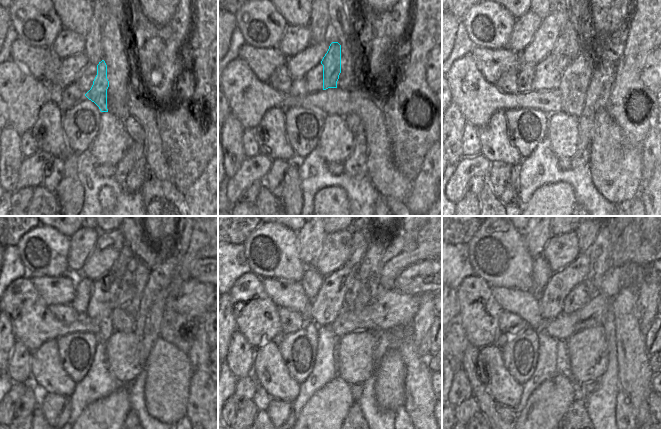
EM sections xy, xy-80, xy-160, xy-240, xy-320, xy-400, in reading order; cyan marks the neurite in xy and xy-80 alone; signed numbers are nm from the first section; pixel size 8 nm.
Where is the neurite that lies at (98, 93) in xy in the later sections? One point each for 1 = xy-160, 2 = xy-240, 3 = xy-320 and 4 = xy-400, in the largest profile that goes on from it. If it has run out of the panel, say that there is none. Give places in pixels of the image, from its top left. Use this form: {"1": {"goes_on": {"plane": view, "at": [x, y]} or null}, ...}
{"1": {"goes_on": {"plane": "xy-160", "at": [559, 53]}}, "2": {"goes_on": {"plane": "xy-240", "at": [126, 259]}}, "3": {"goes_on": {"plane": "xy-320", "at": [360, 241]}}, "4": {"goes_on": {"plane": "xy-400", "at": [586, 236]}}}

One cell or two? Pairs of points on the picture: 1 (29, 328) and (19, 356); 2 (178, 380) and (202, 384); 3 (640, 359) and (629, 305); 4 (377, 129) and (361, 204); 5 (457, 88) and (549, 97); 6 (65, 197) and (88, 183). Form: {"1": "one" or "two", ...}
{"1": "two", "2": "two", "3": "one", "4": "two", "5": "one", "6": "two"}

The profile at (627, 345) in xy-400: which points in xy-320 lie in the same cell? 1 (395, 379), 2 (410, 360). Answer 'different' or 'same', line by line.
1: different
2: same

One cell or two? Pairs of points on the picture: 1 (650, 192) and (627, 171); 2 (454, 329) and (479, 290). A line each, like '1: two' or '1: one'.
1: two
2: two

